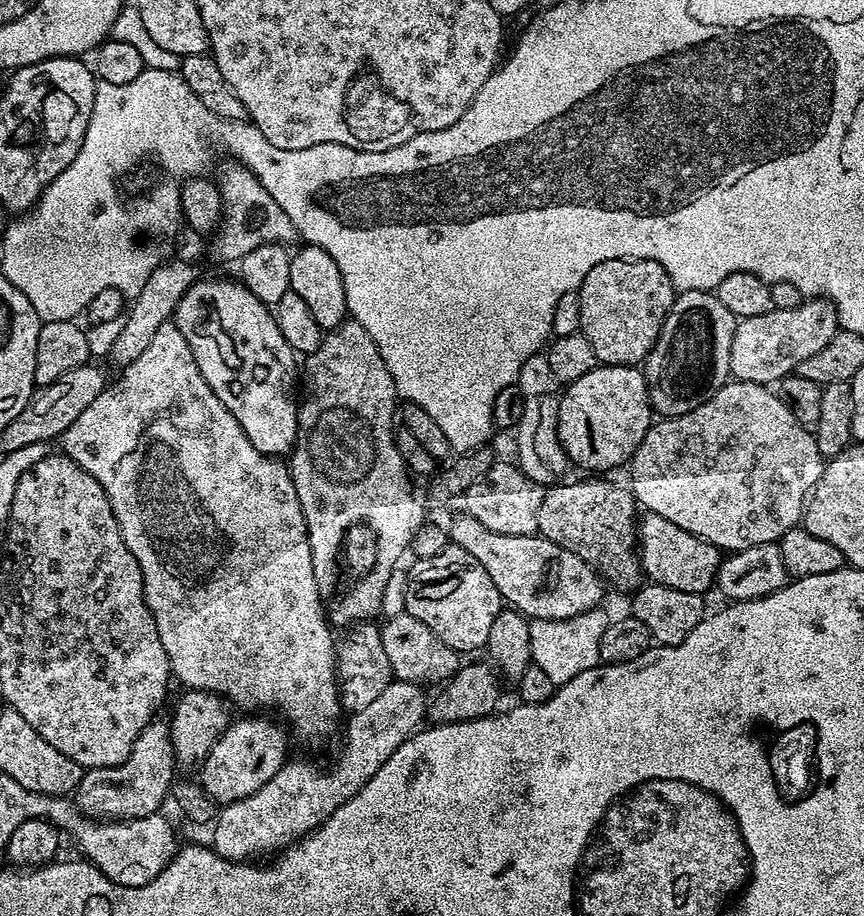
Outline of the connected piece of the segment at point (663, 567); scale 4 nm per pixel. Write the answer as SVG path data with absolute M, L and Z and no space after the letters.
M644 512L638 520L638 551L640 554L640 567L643 575L647 577L653 584L661 584L662 586L674 586L674 590L690 590L691 592L698 592L701 594L707 593L707 588L710 589L716 583L716 575L720 569L720 561L722 559L721 549L715 548L710 542L706 542L702 538L698 538L694 534L690 534L686 530L682 530L682 526L674 526L674 522L669 522L667 518L662 518L653 512Z

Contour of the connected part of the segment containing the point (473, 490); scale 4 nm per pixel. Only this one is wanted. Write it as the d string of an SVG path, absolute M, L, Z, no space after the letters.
M496 462L484 477L464 492L462 508L494 534L535 536L538 532L538 510L544 501L544 493L545 489L534 483L515 463Z

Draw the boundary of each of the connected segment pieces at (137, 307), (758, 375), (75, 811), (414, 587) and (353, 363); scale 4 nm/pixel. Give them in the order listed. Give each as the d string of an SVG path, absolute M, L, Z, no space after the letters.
M165 262L152 271L150 278L146 278L146 286L142 286L142 290L131 301L123 317L122 334L118 334L118 339L114 341L110 360L117 364L117 369L124 369L127 364L134 362L134 358L142 355L142 350L146 350L146 346L150 346L158 326L169 323L173 319L182 294L186 294L186 290L191 284L196 283L197 279L198 273L188 264Z
M808 298L794 310L773 310L770 314L758 314L758 318L746 318L737 323L734 342L730 346L731 379L772 386L783 376L793 375L796 367L806 358L813 357L840 328L836 307L831 300Z
M73 803L56 808L56 816L49 821L61 830L72 834L80 846L83 857L106 874L116 885L141 888L148 885L166 868L178 851L176 832L163 813L128 820L99 820L86 816Z
M455 546L444 547L436 556L421 559L413 564L413 568L407 569L404 611L418 618L418 622L430 626L430 630L434 630L434 634L438 634L438 638L442 638L442 642L446 642L446 646L450 646L456 652L467 654L475 648L483 649L490 638L490 626L502 611L498 586L494 586L490 574L482 570L482 565L471 554L466 554L466 550Z
M355 318L345 319L337 328L325 331L318 350L307 353L305 360L308 361L302 364L302 399L296 410L296 443L290 453L290 479L294 482L296 502L302 506L314 578L320 587L321 597L328 598L336 588L336 560L338 564L344 536L350 529L356 525L367 525L376 536L376 560L372 568L359 577L360 581L341 600L334 601L332 608L330 604L333 625L355 626L371 621L372 615L381 611L387 578L401 563L400 555L409 551L418 527L416 504L412 501L412 488L408 485L410 473L396 445L394 421L398 416L398 397L390 370L386 370L382 354L378 354L378 346L374 346L370 334L362 330Z

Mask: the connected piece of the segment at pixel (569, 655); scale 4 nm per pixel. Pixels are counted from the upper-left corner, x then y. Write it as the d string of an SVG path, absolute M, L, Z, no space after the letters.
M591 608L589 612L583 612L568 620L530 622L533 663L546 670L550 682L562 685L570 678L582 674L582 670L590 670L601 663L600 639L609 621L609 617L602 613L600 608Z

